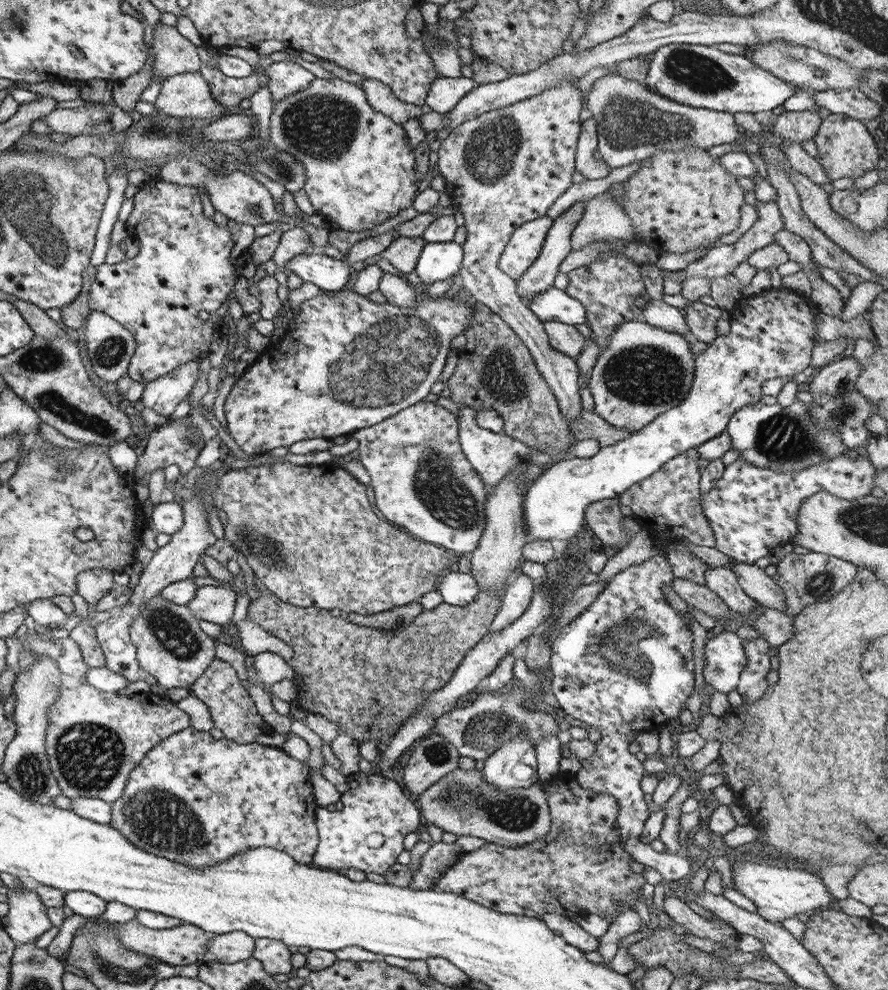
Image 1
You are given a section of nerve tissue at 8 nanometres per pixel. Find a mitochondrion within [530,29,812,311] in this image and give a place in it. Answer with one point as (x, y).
(628, 122)

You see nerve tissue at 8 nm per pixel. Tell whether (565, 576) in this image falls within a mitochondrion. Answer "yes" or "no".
yes

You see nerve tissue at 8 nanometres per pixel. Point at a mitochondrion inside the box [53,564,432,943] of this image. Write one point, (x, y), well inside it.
(158, 819)

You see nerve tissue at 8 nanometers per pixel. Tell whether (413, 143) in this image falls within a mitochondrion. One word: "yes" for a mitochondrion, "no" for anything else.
no

